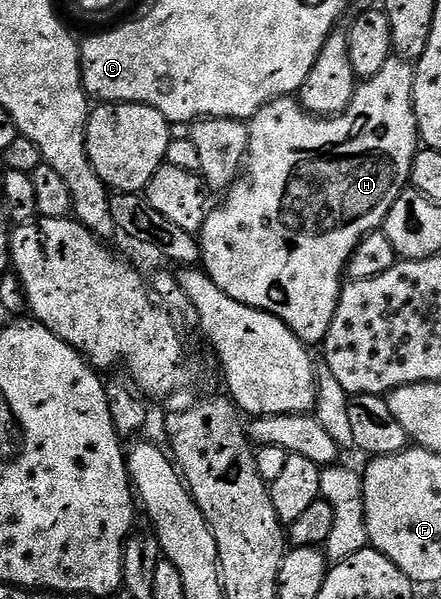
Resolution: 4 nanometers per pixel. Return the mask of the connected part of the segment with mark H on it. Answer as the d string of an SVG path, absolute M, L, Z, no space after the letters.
M403 58L390 59L378 74L357 83L350 106L337 116L314 116L307 112L296 98L271 100L269 104L262 106L258 114L254 114L252 119L247 121L248 155L244 157L242 175L227 192L223 193L224 204L218 205L217 208L215 205L209 211L204 225L199 230L200 264L214 282L214 286L218 286L222 294L230 294L234 302L242 302L246 306L254 306L258 310L274 314L305 346L323 345L326 334L330 332L330 322L334 322L334 310L338 310L338 298L341 288L346 283L348 263L358 242L362 242L366 234L383 229L384 219L390 214L390 206L394 206L394 202L398 202L398 198L409 187L412 163L422 144L414 114L415 77L413 65L409 61Z

